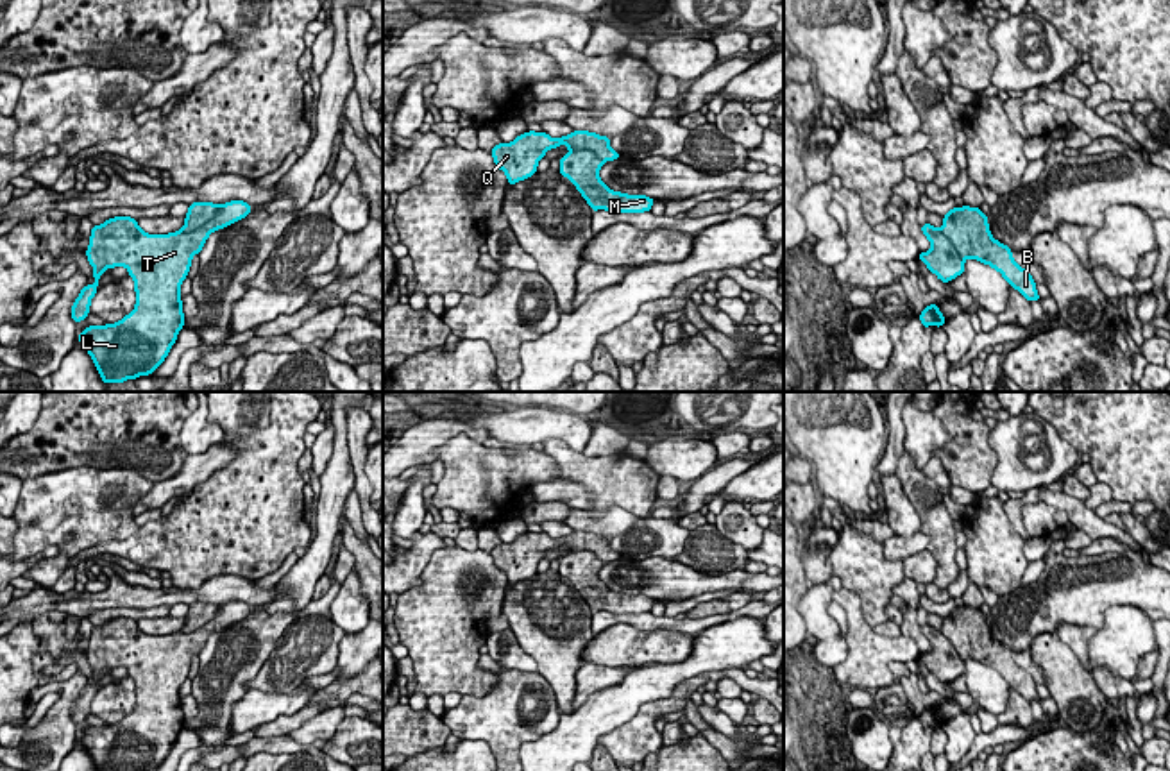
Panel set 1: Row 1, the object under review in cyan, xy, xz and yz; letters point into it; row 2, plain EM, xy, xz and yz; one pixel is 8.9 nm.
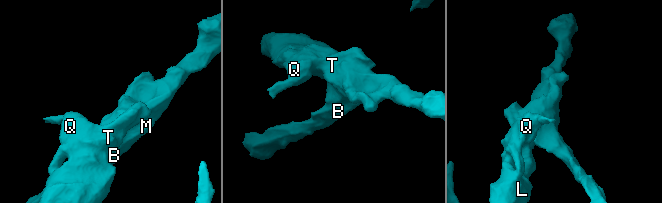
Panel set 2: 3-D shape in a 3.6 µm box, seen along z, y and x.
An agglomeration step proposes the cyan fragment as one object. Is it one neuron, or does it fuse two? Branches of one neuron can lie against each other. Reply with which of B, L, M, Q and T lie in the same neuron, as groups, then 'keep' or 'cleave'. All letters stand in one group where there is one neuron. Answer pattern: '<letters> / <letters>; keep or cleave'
B M / L Q T; cleave

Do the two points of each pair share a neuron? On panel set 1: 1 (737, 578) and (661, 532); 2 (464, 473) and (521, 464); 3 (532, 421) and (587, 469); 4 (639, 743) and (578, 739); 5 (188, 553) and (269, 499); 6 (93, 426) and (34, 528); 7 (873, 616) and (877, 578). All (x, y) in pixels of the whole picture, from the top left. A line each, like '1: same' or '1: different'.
1: different
2: same
3: different
4: different
5: same
6: different
7: same

